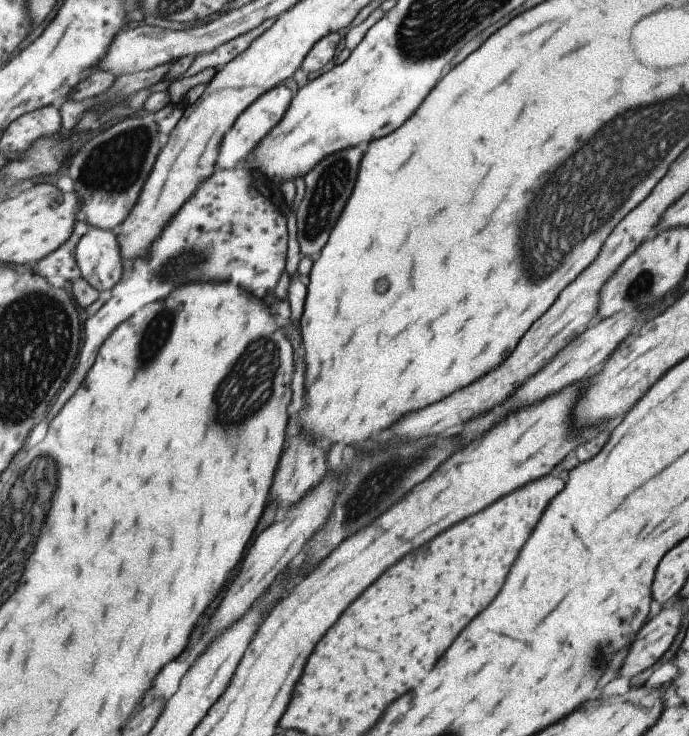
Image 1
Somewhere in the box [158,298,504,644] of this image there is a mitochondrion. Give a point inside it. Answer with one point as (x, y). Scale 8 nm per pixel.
(245, 390)

